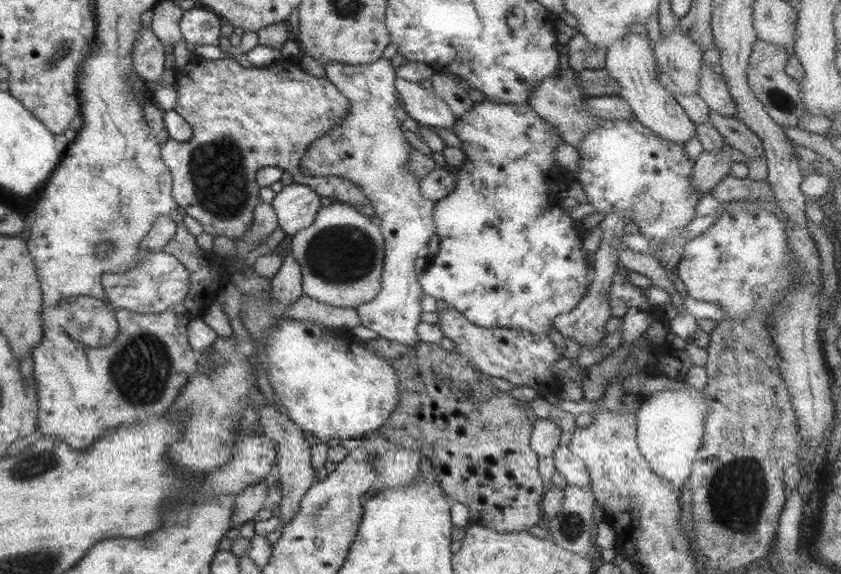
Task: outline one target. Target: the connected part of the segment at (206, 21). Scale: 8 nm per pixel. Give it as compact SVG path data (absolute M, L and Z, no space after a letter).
M193 7L184 11L180 20L183 41L193 45L212 45L221 38L223 19L213 12Z

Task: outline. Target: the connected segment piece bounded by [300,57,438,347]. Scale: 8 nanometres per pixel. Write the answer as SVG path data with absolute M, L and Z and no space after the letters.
M381 57L367 65L327 62L323 68L328 80L346 95L351 107L339 126L310 145L300 168L307 175L334 175L353 180L371 200L376 215L382 220L379 227L385 238L382 286L374 300L356 310L362 325L376 336L413 347L419 341L417 328L423 313L420 300L424 296L414 264L435 233L433 210L438 200L426 200L419 185L422 178L407 170L410 150L414 147L404 137L406 128L402 121L394 115L394 108L398 106L397 76L391 60Z

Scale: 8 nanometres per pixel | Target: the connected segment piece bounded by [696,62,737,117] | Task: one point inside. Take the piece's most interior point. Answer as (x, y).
(712, 91)

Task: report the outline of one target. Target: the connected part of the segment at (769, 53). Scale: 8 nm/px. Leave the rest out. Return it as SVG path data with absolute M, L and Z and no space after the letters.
M757 40L753 45L751 56L749 57L749 67L747 70L748 84L754 96L765 106L770 118L773 118L781 127L798 127L798 120L804 118L809 112L805 107L798 81L791 78L785 69L789 55L786 49L777 45Z

